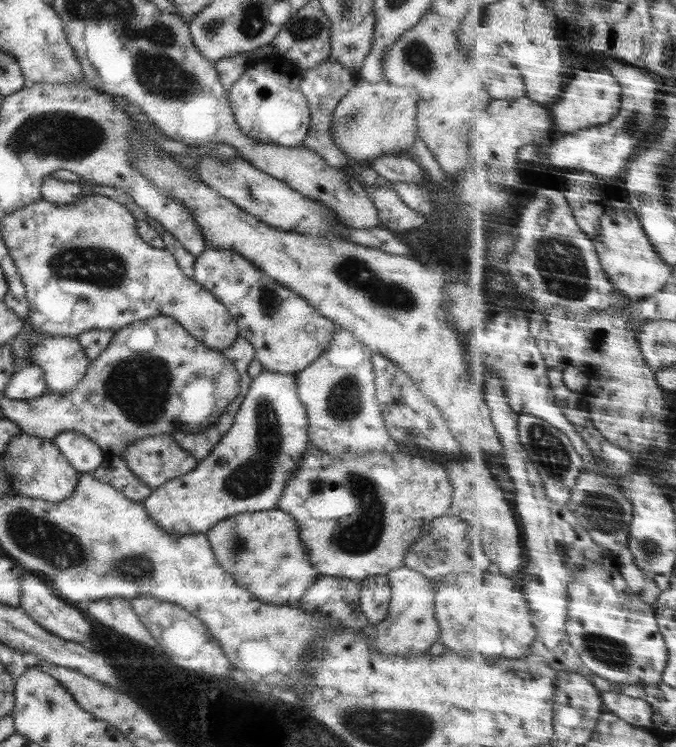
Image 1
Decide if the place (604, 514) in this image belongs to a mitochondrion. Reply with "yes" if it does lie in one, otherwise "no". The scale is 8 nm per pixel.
yes

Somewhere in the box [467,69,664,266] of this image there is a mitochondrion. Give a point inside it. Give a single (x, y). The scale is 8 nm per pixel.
(637, 124)

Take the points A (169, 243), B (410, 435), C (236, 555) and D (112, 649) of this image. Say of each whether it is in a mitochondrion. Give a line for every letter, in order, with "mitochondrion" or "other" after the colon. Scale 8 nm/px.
A: other
B: mitochondrion
C: mitochondrion
D: other

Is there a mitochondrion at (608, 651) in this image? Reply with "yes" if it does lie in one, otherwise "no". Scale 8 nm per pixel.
yes

